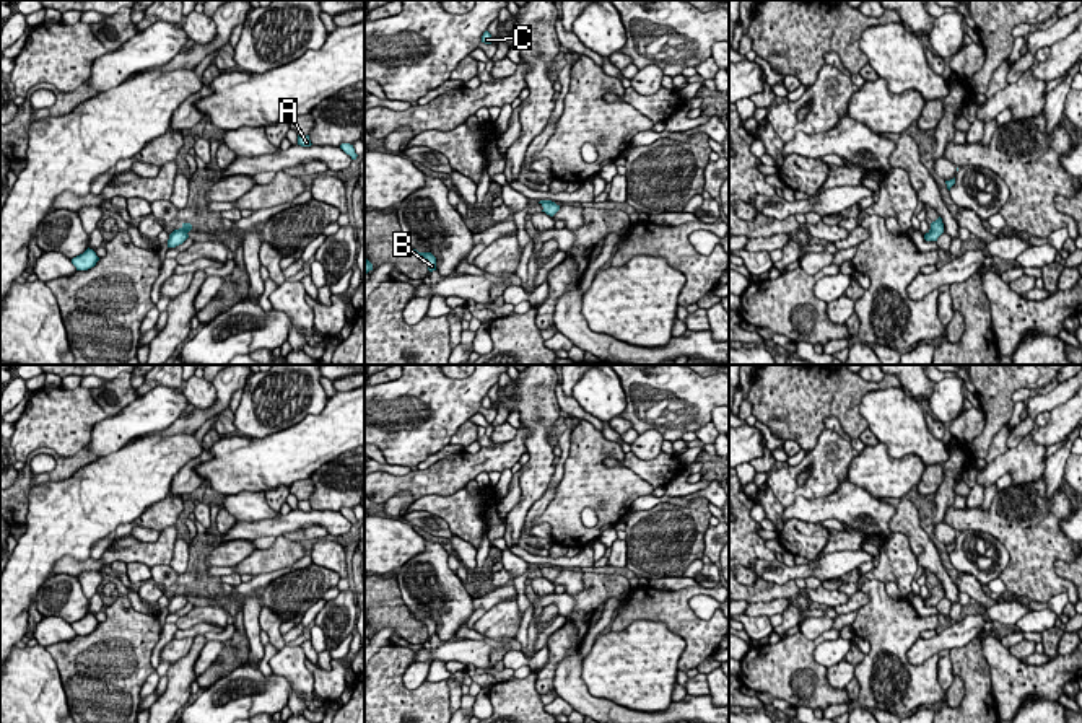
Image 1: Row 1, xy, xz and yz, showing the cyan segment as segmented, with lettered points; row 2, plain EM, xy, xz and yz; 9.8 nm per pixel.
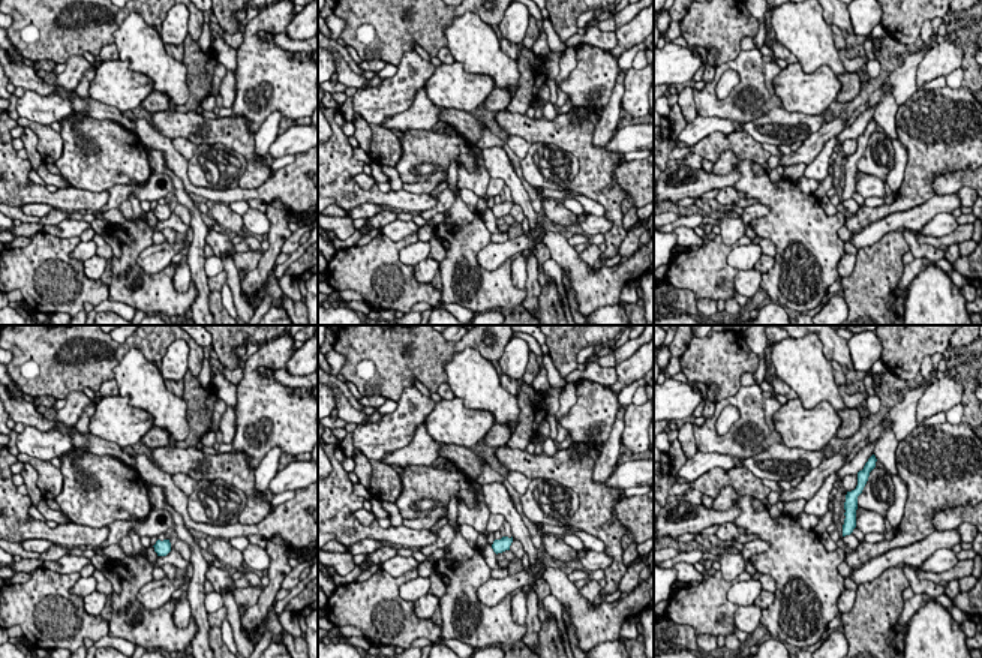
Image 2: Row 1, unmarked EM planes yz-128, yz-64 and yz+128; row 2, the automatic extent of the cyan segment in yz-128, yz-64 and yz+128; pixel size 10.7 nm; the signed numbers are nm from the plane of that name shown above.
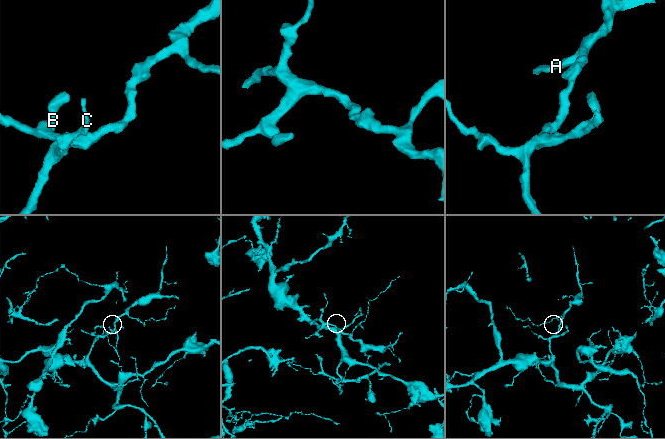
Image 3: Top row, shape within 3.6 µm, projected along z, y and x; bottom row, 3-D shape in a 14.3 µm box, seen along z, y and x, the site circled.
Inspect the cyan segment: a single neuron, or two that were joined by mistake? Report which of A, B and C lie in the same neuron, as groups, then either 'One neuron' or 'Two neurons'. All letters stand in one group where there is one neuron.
Groups: A / B C. Two neurons

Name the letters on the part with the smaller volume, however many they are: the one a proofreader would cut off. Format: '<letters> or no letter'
A

